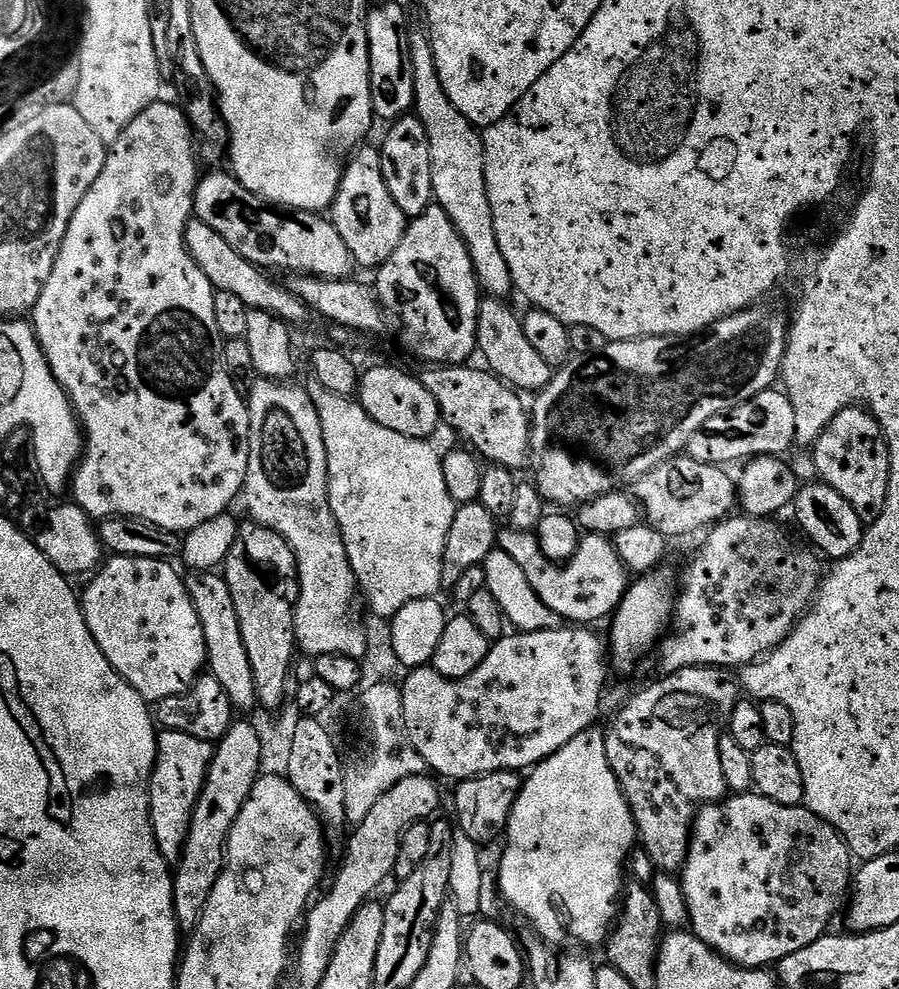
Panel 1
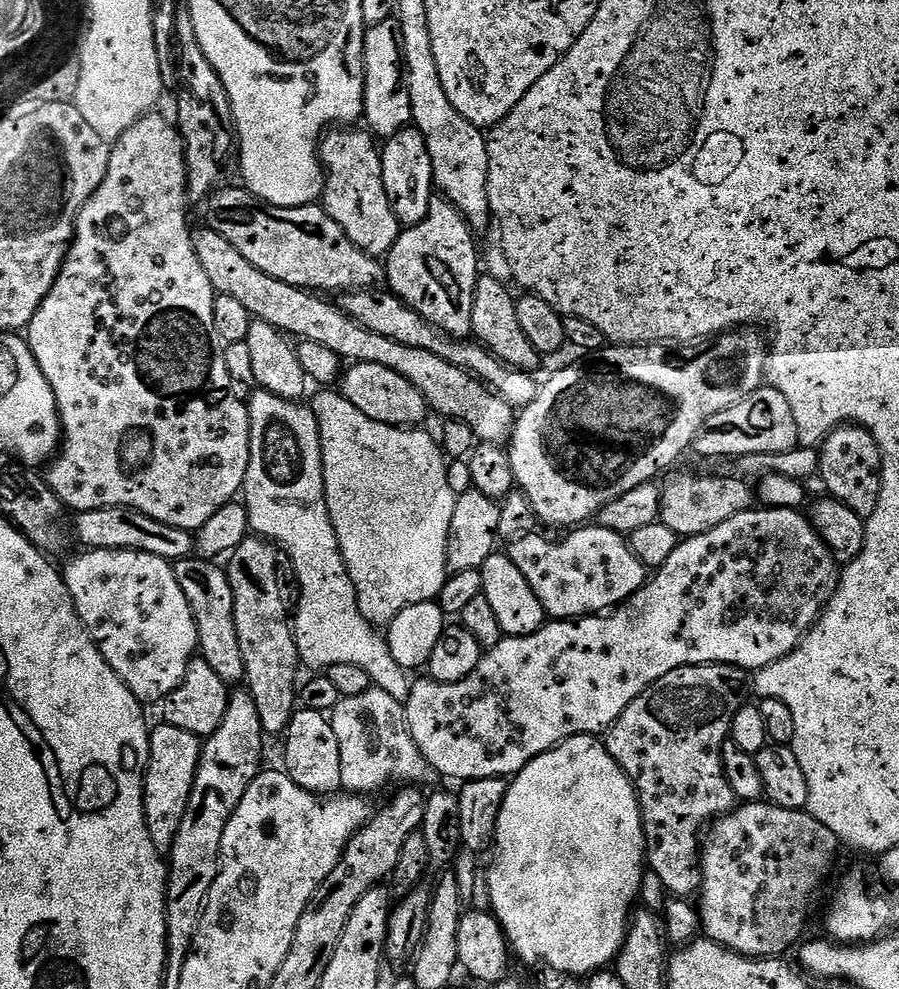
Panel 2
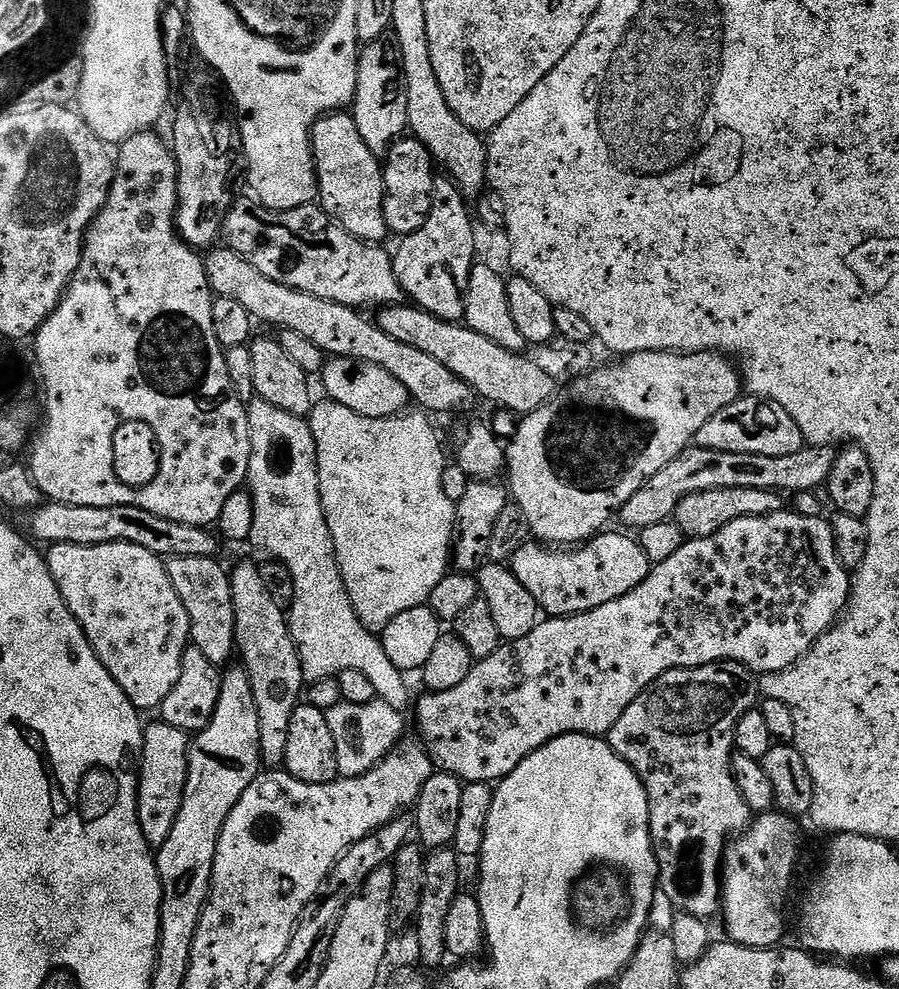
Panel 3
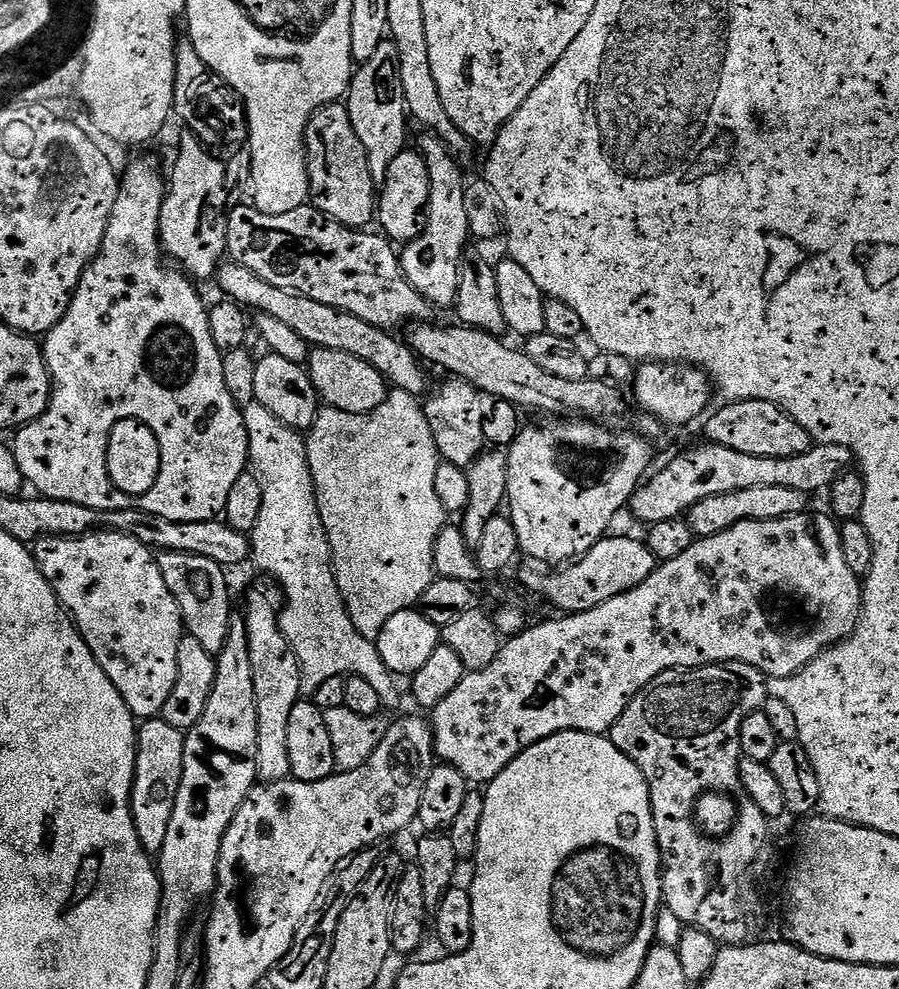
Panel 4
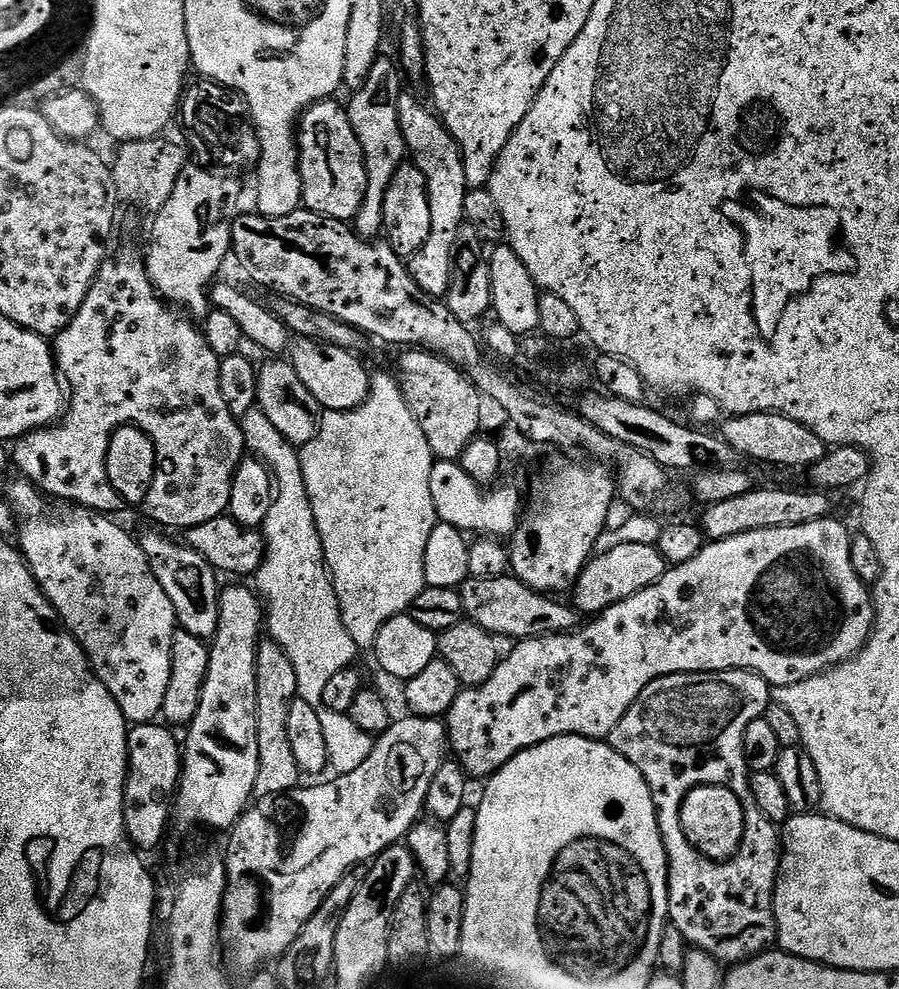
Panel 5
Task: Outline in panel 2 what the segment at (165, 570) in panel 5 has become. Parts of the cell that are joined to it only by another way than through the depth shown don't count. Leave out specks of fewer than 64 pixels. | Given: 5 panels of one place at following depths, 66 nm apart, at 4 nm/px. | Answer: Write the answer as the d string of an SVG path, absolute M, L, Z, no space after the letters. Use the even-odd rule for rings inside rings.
M199 558L177 560L174 567L178 586L182 586L182 594L186 594L186 602L190 602L198 626L199 659L210 662L222 682L239 685L244 678L244 663L242 646L238 646L238 626L234 626L234 594L230 590L227 571L219 563Z

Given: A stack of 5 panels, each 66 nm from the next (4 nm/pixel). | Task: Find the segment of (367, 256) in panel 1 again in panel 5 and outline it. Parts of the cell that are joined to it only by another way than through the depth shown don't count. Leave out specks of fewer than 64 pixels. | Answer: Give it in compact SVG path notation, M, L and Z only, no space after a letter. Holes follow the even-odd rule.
M335 99L313 104L298 121L298 147L302 174L303 207L335 220L355 221L366 198L366 162L362 146L350 126L348 109Z

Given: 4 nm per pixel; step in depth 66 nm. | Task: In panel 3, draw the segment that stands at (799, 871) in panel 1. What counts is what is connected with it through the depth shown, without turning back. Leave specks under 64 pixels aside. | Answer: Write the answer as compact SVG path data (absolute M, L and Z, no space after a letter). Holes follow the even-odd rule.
M779 810L765 812L757 815L748 827L729 843L722 865L722 917L724 916L724 928L728 931L727 939L731 943L741 944L747 948L774 948L781 943L779 940L784 936L784 915L788 912L788 895L792 892L792 883L796 880L796 867L800 864L800 828L796 824L799 823L793 817L786 816Z

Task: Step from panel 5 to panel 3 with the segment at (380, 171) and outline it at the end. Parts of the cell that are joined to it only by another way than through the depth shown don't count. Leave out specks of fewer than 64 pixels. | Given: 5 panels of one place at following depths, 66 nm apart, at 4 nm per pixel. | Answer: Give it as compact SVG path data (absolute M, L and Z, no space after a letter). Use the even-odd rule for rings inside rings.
M383 39L373 40L361 47L356 97L350 105L350 115L358 126L358 134L362 134L366 146L370 146L370 150L377 154L387 153L409 131L406 90L402 79L402 54L391 43L384 43Z

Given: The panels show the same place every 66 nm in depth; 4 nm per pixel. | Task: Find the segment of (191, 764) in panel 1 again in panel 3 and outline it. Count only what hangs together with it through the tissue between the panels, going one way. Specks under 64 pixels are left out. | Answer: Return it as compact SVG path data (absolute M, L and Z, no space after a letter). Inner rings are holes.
M149 723L144 729L144 745L138 765L138 822L142 826L142 834L146 834L146 842L153 850L158 850L166 838L170 838L178 810L182 810L182 798L188 781L190 736L189 733L178 730L178 726L155 723Z

